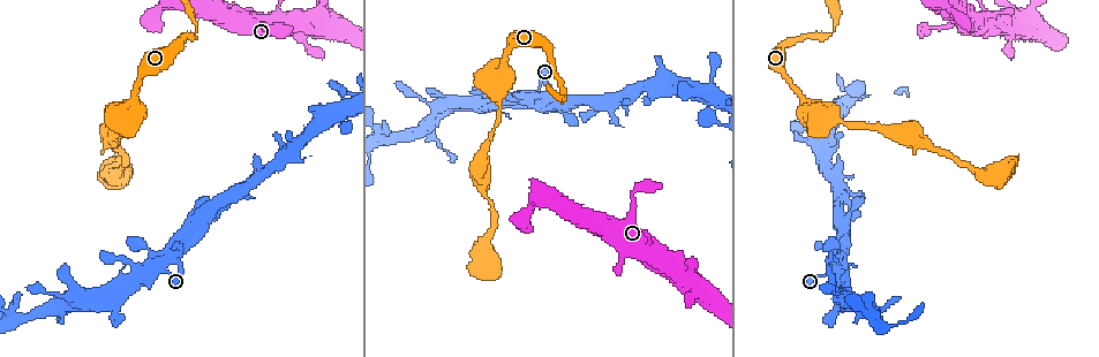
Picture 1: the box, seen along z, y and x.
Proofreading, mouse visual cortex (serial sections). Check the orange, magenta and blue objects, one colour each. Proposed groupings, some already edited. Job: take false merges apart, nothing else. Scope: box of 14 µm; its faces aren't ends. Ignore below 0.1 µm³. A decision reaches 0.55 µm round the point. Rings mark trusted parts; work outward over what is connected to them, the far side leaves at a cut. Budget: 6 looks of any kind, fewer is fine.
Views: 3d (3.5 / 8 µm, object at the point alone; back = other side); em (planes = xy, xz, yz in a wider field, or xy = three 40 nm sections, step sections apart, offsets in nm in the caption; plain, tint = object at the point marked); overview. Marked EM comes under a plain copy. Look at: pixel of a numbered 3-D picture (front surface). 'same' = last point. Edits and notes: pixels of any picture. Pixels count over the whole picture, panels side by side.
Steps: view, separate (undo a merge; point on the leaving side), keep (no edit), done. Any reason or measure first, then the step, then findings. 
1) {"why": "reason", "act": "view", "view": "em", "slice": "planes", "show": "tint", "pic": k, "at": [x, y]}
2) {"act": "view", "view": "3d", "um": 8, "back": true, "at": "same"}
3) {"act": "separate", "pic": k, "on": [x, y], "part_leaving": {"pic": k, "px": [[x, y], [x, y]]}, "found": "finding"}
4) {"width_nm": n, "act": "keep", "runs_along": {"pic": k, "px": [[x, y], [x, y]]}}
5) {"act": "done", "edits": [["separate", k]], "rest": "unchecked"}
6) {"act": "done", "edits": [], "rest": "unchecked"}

{"why": "thick turns thin", "act": "view", "view": "3d", "um": 8, "pic": 1, "at": [783, 46]}

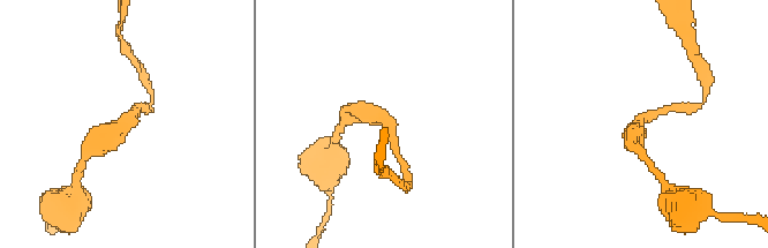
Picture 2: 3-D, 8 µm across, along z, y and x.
{"arm_widths_nm": [200, 600], "act": "view", "view": "em", "slice": "planes", "show": "tint", "pic": 2, "at": [640, 120]}

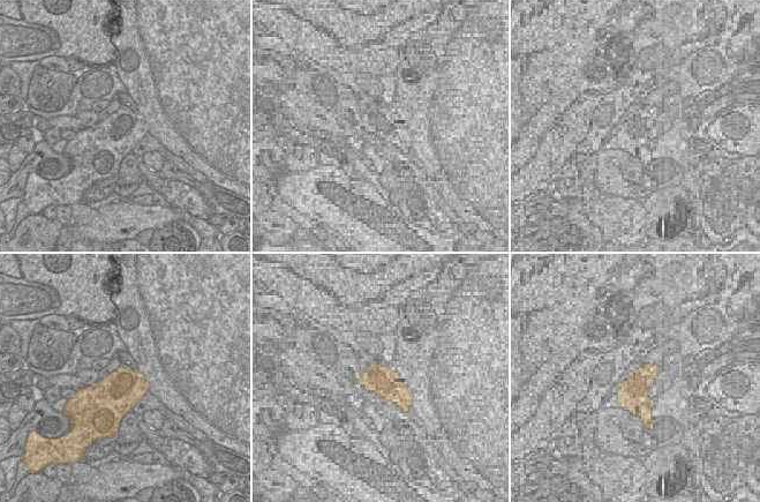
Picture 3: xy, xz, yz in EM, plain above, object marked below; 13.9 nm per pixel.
{"act": "keep", "runs_along": {"pic": 2, "px": [[360, 110], [388, 120], [394, 148]]}, "found": "one cell here"}

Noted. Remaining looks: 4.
{"why": "branch point", "act": "view", "view": "3d", "um": 3.5, "back": true, "pic": 1, "at": [531, 96]}

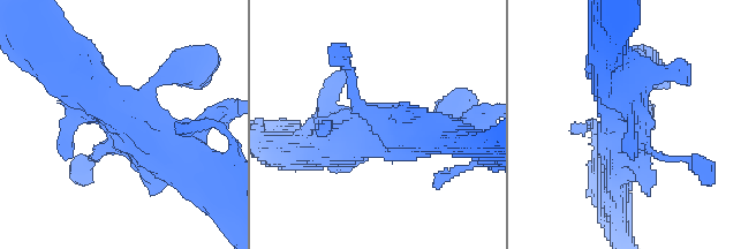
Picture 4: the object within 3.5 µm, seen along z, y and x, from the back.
{"why": "need the tissue", "act": "view", "view": "em", "slice": "planes", "show": "tint", "pic": 4, "at": [380, 126]}

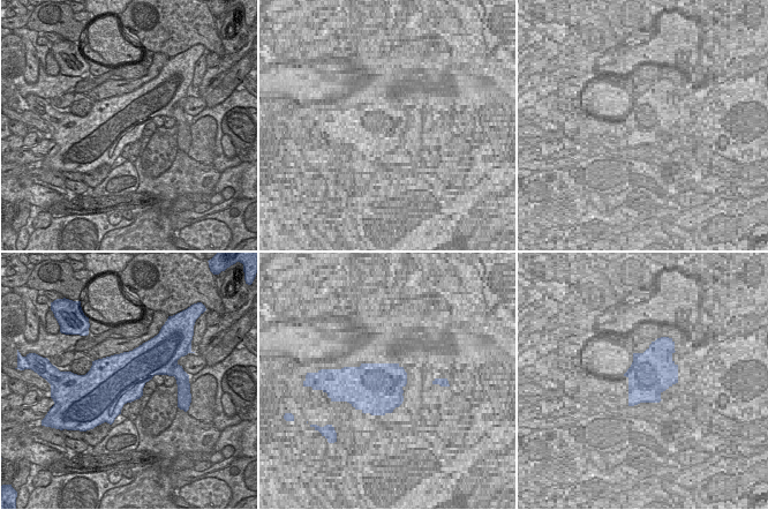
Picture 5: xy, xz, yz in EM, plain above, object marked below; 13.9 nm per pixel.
{"act": "keep", "found": "all the same cell"}

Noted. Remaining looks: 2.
{"why": "sharp bend", "act": "view", "view": "3d", "um": 3.5, "pic": 1, "at": [649, 250]}

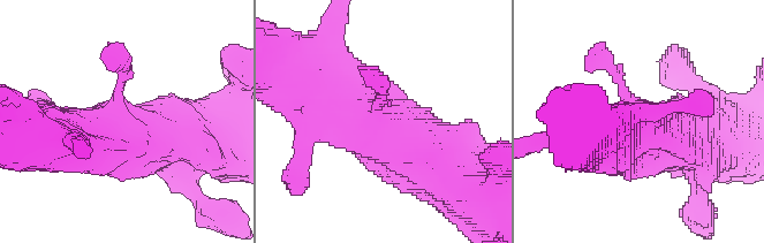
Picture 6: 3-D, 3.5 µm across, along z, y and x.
{"why": "shape alone is not enough", "act": "view", "view": "em", "slice": "xy", "step": 3, "show": "tint", "pic": 6, "at": [117, 108]}

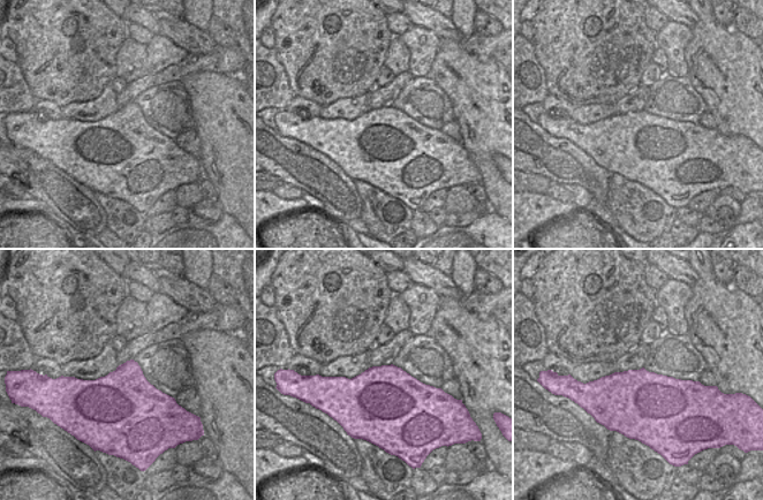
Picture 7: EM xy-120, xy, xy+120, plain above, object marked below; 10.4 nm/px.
{"act": "keep", "runs_along": {"pic": 6, "px": [[333, 74], [340, 95], [436, 165]]}, "found": "continuous, no second cell"}

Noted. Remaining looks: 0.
{"act": "done", "edits": [], "rest": "unchecked"}

